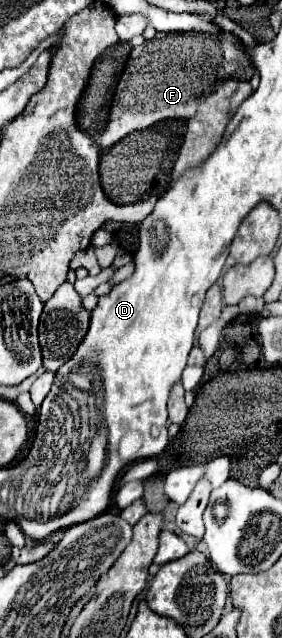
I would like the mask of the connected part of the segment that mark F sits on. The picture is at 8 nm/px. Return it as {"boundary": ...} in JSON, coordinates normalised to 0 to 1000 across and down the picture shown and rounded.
{"boundary":[[[557,50],[543,63],[472,75],[415,129],[401,166],[387,166],[387,191],[372,191],[372,204],[323,210],[344,232],[394,232],[457,207],[528,201],[571,188],[677,185],[706,160],[777,135],[777,125],[883,125],[897,103],[840,78],[840,63],[840,56],[777,63],[727,50]]]}

